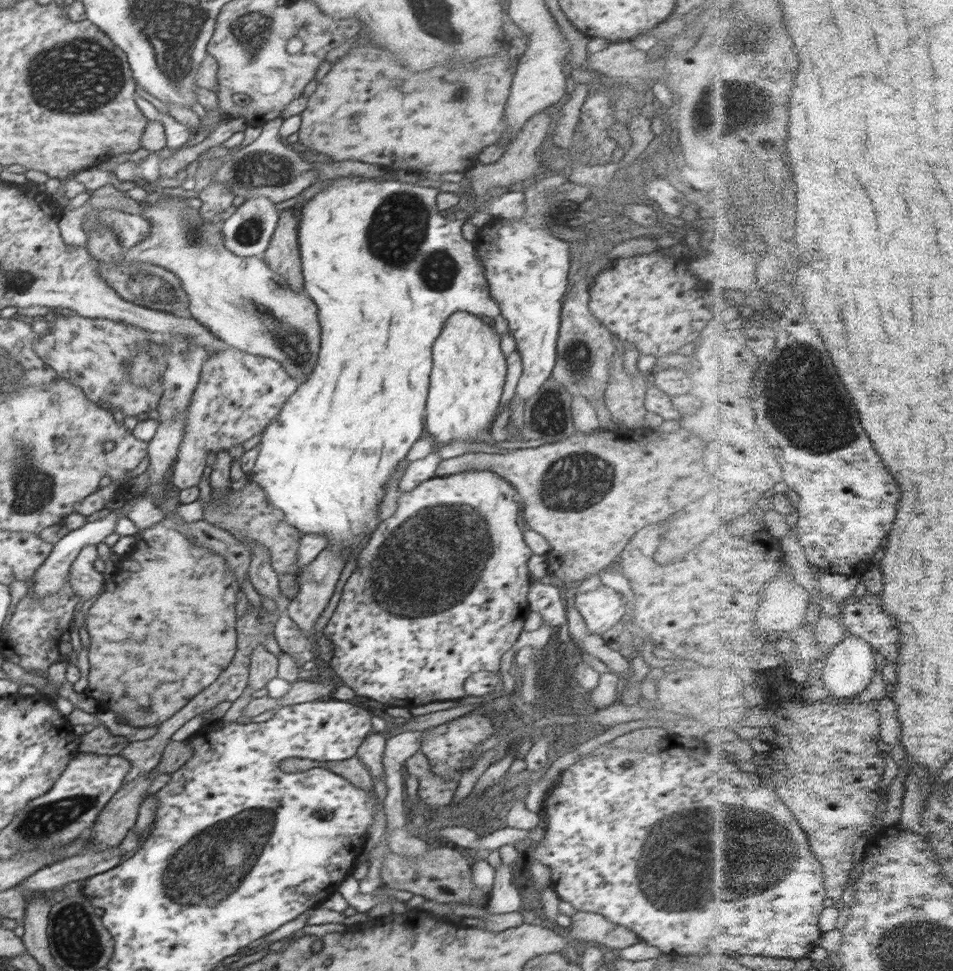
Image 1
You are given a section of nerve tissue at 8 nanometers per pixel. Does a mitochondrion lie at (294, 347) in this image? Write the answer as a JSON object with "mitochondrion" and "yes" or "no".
{"mitochondrion":"yes"}

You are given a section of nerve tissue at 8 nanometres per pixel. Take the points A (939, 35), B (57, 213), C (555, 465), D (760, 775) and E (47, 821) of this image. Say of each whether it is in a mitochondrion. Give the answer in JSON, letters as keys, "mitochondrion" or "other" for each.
{"A":"other","B":"other","C":"mitochondrion","D":"other","E":"mitochondrion"}

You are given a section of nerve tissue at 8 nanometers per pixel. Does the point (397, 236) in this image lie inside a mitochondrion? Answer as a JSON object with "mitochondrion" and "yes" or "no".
{"mitochondrion":"yes"}

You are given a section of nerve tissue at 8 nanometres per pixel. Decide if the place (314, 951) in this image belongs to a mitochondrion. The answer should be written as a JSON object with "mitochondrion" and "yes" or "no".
{"mitochondrion":"no"}

